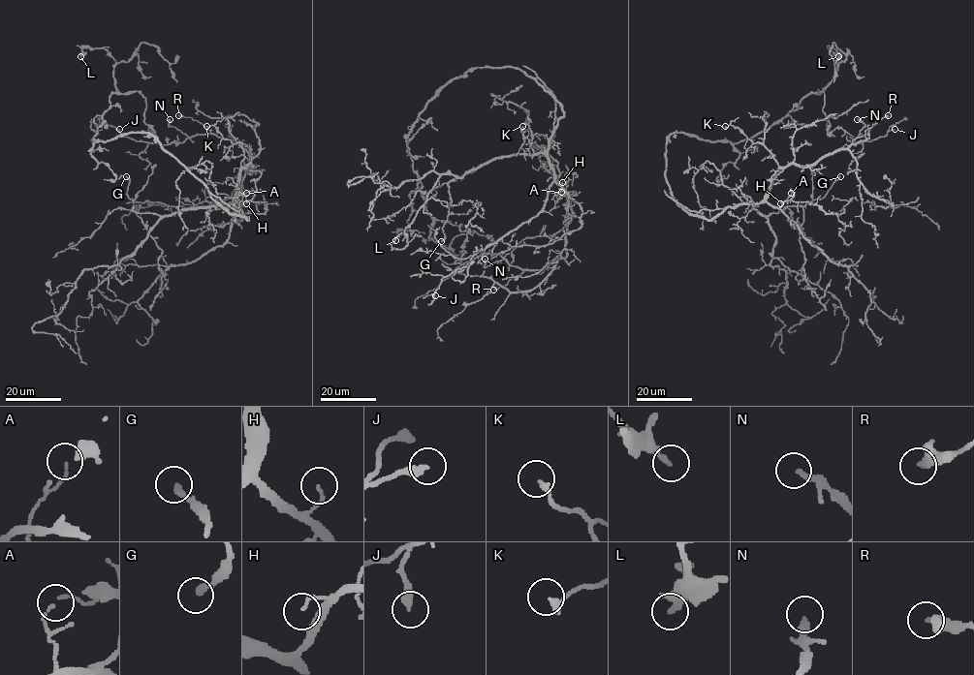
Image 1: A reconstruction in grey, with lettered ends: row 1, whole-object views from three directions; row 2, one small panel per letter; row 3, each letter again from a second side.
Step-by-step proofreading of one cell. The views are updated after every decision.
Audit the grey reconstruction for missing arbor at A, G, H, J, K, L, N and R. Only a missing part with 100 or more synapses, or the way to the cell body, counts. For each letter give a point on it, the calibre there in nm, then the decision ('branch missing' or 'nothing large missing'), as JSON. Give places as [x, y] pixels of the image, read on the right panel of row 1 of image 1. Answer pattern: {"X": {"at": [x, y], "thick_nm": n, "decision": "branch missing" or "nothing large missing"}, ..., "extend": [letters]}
{"A": {"at": [791, 193], "thick_nm": 80, "decision": "nothing large missing"}, "G": {"at": [840, 176], "thick_nm": 220, "decision": "nothing large missing"}, "H": {"at": [780, 203], "thick_nm": 100, "decision": "nothing large missing"}, "J": {"at": [895, 129], "thick_nm": 320, "decision": "nothing large missing"}, "K": {"at": [725, 126], "thick_nm": 260, "decision": "nothing large missing"}, "L": {"at": [838, 56], "thick_nm": 240, "decision": "nothing large missing"}, "N": {"at": [857, 119], "thick_nm": 240, "decision": "nothing large missing"}, "R": {"at": [888, 115], "thick_nm": 480, "decision": "nothing large missing"}, "extend": []}

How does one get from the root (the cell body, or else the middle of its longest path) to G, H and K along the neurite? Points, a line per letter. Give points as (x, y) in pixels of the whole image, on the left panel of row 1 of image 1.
G: (220, 205), (239, 213), (235, 204), (165, 215), (137, 213), (126, 194), (126, 176)
H: (220, 205), (230, 212), (238, 214), (240, 209), (232, 203), (236, 202), (238, 207), (246, 203)
K: (220, 205), (230, 212), (239, 213), (232, 202), (243, 149), (241, 143), (225, 139), (213, 125), (206, 126)

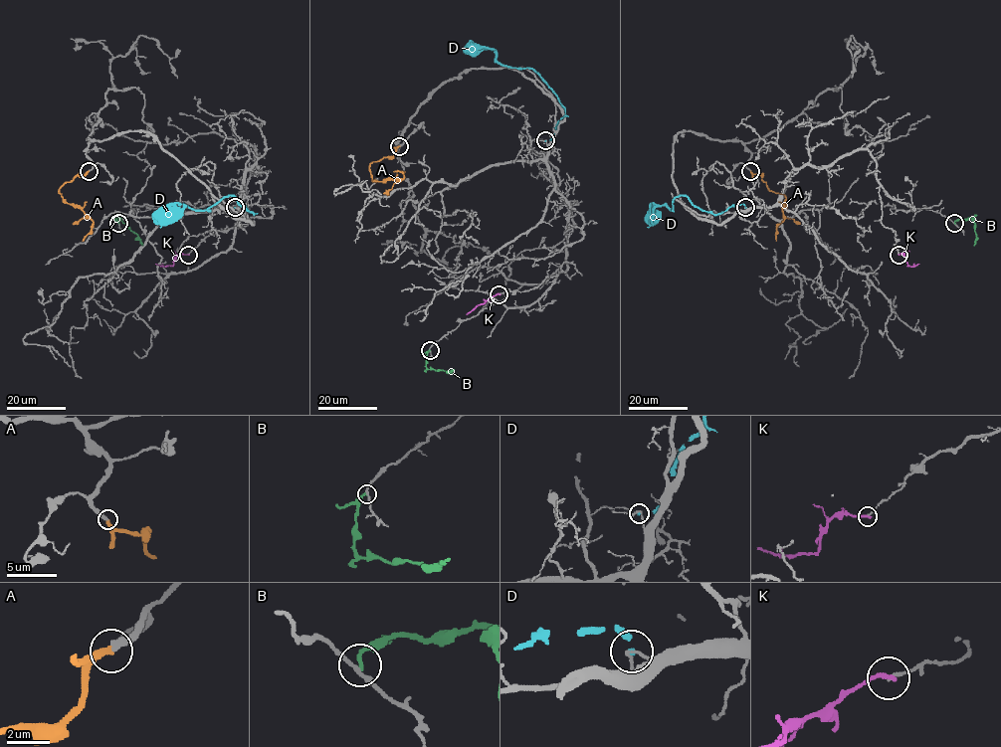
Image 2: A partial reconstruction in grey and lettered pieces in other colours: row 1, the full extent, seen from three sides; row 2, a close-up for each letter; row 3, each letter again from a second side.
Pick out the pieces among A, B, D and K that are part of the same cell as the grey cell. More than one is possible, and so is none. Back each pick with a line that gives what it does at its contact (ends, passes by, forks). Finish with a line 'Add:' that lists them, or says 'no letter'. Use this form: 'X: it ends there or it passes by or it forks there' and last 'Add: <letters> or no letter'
A: it ends there
Add: A

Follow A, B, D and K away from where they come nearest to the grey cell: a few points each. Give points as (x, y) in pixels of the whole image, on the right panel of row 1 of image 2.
A: (751, 170), (760, 175), (768, 189), (785, 198), (783, 221), (777, 228), (776, 241)
B: (954, 223), (958, 219), (973, 218), (976, 235), (973, 246)
D: (745, 207), (732, 204), (712, 214), (677, 196), (672, 210), (654, 207), (654, 221)
K: (899, 254), (902, 254), (908, 266), (919, 264)

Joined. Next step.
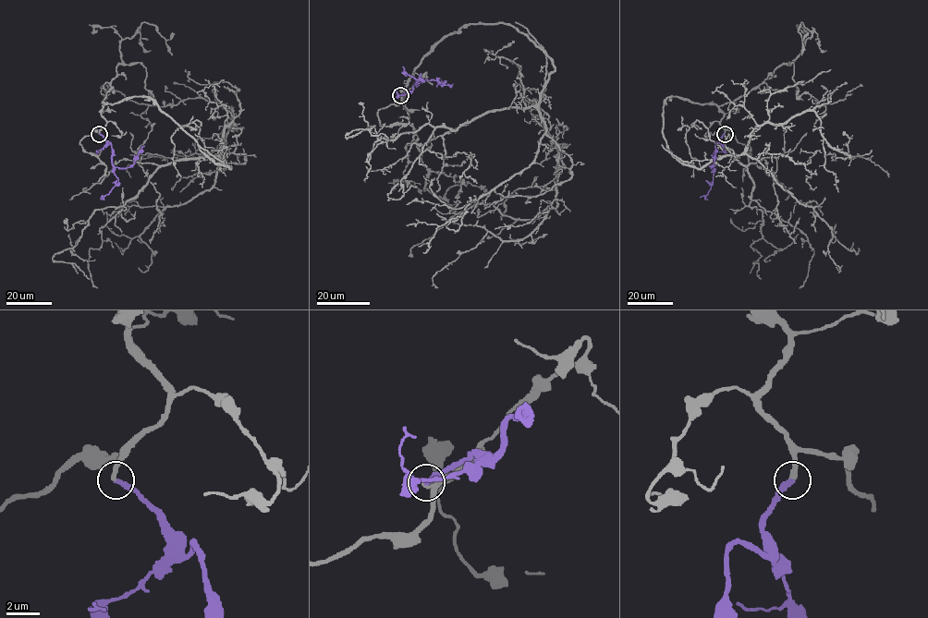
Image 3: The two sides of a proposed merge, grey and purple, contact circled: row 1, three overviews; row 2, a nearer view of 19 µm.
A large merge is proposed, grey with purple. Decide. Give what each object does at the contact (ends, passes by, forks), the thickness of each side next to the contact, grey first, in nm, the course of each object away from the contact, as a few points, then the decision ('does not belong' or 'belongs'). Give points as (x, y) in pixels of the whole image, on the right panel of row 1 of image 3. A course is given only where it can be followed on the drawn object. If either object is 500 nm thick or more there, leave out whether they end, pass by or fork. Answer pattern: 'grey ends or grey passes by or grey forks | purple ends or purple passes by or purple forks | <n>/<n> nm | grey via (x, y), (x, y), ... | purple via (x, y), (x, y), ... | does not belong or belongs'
grey ends | purple ends | 280/320 nm | grey via (724, 134), (715, 104), (666, 100), (681, 163), (740, 155), (756, 127), (812, 110), (841, 158), (888, 177) | purple via (724, 134), (721, 143), (715, 143), (711, 188), (700, 198) | belongs

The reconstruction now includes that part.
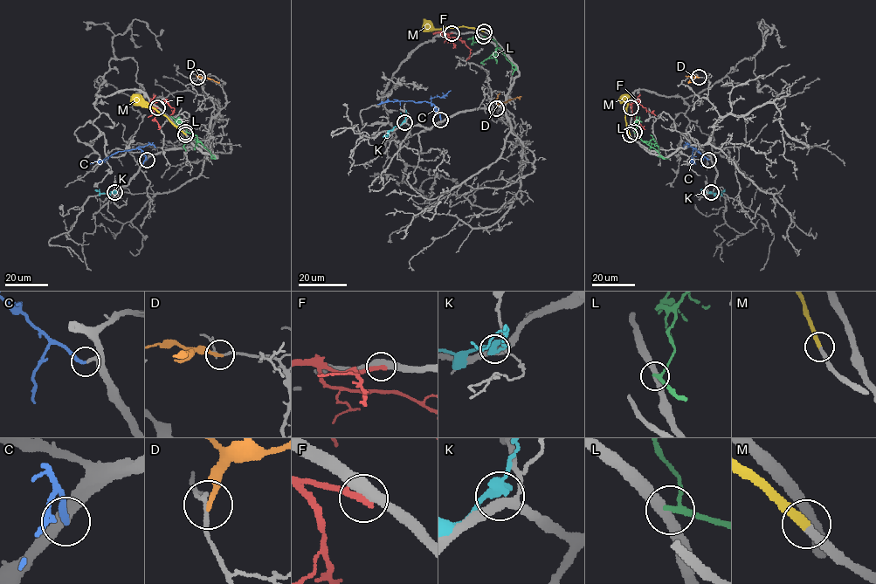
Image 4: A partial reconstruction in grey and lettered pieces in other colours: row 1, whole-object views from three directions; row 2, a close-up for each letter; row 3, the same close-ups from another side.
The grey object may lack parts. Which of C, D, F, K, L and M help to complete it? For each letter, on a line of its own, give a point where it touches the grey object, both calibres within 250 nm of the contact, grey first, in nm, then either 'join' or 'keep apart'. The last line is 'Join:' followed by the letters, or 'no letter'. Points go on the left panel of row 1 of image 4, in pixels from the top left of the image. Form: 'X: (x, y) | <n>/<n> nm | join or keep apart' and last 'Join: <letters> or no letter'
C: (147, 160) | 240/240 nm | join
D: (197, 77) | 160/220 nm | keep apart
F: (157, 107) | 440/320 nm | keep apart
K: (114, 192) | 320/420 nm | keep apart
L: (185, 132) | 400/200 nm | keep apart
M: (185, 134) | 280/280 nm | join
Join: C, M

